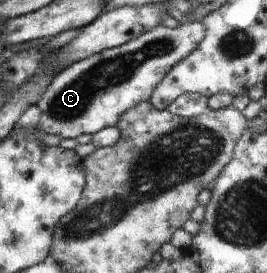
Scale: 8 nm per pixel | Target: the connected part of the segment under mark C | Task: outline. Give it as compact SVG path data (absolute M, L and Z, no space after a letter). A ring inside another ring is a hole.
M202 21L175 28L159 24L119 47L107 48L72 63L51 81L37 101L41 111L38 128L61 139L75 139L83 133L93 135L100 129L117 126L125 111L147 101L167 71L197 49L205 33Z

